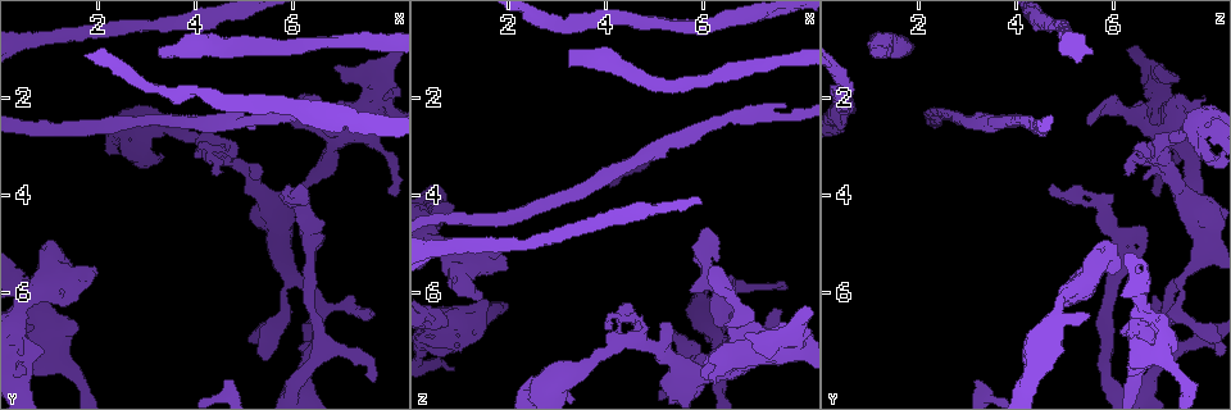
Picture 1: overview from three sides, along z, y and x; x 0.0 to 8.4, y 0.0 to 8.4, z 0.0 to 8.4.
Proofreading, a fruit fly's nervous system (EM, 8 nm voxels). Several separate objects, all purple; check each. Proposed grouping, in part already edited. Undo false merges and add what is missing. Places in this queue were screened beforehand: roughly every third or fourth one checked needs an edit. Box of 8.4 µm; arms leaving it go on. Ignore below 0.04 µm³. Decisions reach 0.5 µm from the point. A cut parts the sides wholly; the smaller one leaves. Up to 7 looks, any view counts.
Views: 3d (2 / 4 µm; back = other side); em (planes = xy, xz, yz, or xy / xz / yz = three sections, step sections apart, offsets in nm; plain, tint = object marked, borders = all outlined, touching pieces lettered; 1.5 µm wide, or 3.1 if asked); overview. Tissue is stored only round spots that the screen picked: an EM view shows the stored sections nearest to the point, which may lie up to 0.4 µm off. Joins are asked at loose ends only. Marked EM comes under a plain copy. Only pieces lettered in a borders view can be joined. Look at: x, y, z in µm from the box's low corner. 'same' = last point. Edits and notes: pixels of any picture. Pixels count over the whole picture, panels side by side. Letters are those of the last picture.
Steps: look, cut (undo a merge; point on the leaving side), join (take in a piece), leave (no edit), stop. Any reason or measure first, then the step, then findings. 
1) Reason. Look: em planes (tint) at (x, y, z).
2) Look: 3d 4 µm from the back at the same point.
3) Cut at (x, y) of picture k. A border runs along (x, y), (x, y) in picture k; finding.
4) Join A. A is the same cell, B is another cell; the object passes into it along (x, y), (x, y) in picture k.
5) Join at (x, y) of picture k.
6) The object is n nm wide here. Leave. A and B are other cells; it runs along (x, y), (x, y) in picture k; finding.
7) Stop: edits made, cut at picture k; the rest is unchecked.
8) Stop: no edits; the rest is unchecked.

Free end. Look: 3d 4 µm from the back at (2.00, 5.50, 5.55).

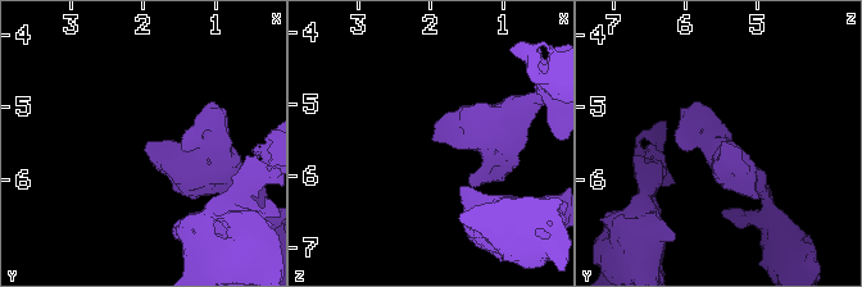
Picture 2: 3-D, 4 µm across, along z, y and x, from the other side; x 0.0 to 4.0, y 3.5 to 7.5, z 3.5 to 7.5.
Look: em planes (borders) at (1.95, 5.50, 5.50).

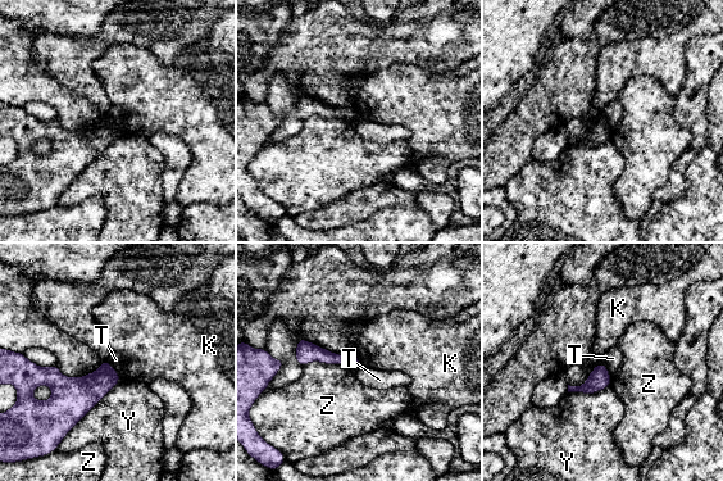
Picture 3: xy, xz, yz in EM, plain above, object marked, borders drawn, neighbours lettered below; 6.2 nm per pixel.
Leave. K, T, Y and Z are other cells; a border runs along (105, 361), (118, 375) in picture 3; none of them fits.

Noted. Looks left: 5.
An open end. Look: 3d 4 µm at (6.30, 2.55, 5.50).

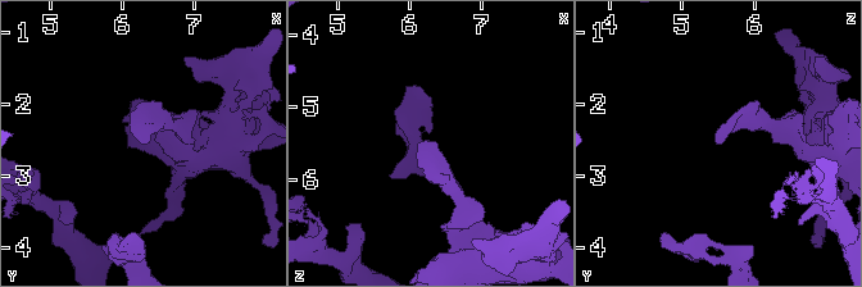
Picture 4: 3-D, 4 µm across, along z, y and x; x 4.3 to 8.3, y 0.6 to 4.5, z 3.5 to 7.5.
Look: em planes (borders) at (6.25, 2.55, 5.50).

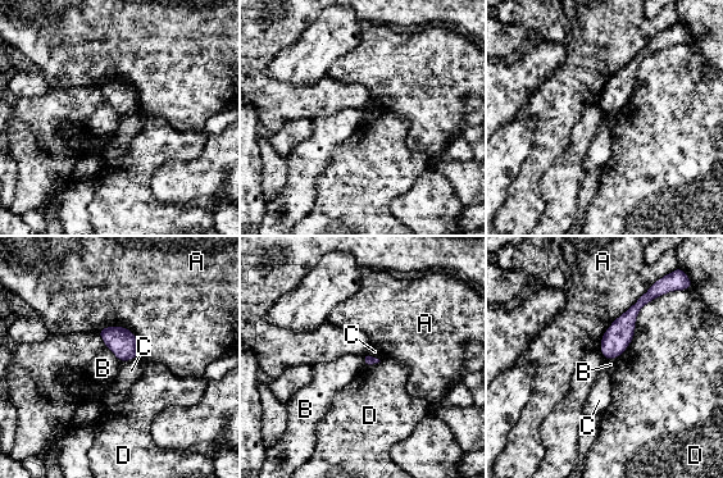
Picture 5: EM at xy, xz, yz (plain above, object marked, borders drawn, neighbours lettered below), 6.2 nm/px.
Leave. A, B, C and D are other cells; no lettered piece goes on from it.

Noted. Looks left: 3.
Sudden change in width. Look: 3d 4 µm at (0.70, 0.80, 5.10).

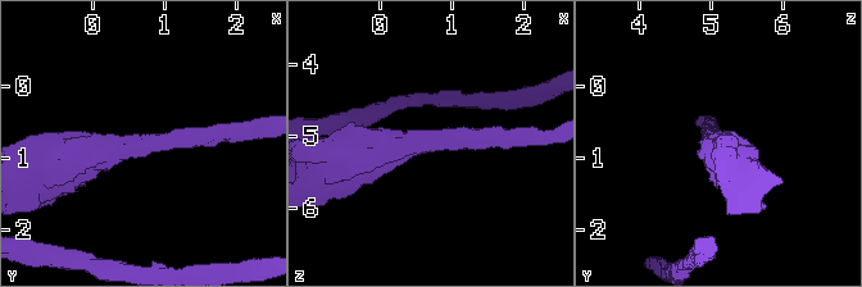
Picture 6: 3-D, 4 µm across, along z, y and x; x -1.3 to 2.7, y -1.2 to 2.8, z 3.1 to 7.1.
The arms are 240, 480 nm wide; shape alone is not enough. Look: em xy step 8 (borders) at (0.70, 0.80, 5.15).

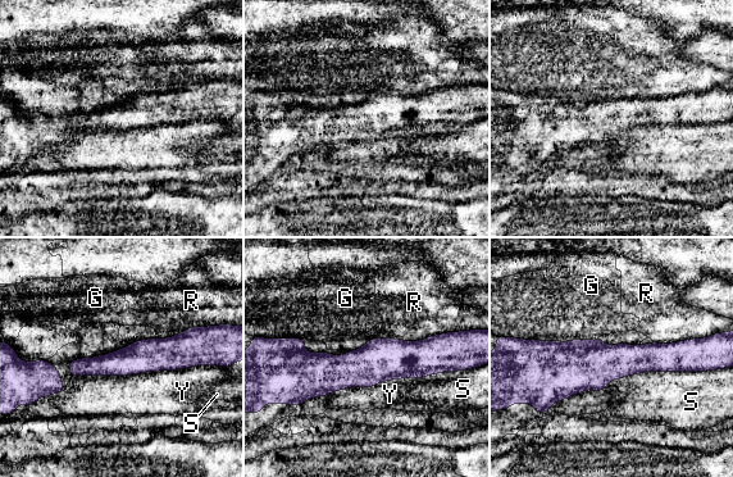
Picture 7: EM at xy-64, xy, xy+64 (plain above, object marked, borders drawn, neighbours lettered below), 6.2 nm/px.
The object is 280 nm wide here. Leave. G, R, S and Y are other cells; it runs along (537, 350), (688, 368) in picture 7; all the same cell.

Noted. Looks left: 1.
Stop: no edits; the rest is unchecked.

